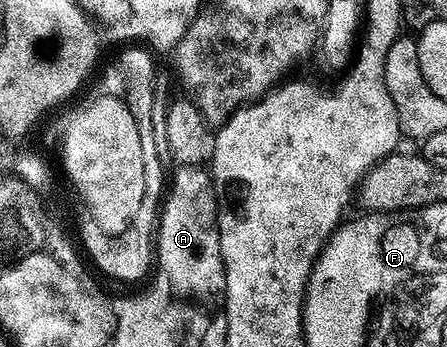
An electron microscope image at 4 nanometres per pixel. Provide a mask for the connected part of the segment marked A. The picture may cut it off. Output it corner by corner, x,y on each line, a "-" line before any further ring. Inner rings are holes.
182,165
176,166
175,180
170,180
169,190
165,195
165,202
161,207
161,218
157,223
157,263
163,266
166,282
171,284
172,292
178,293
183,297
195,297
191,295
211,295
222,292
223,289
223,258
219,256
219,204
215,194
215,184
211,177
210,170
204,169
202,166
198,167
184,167

